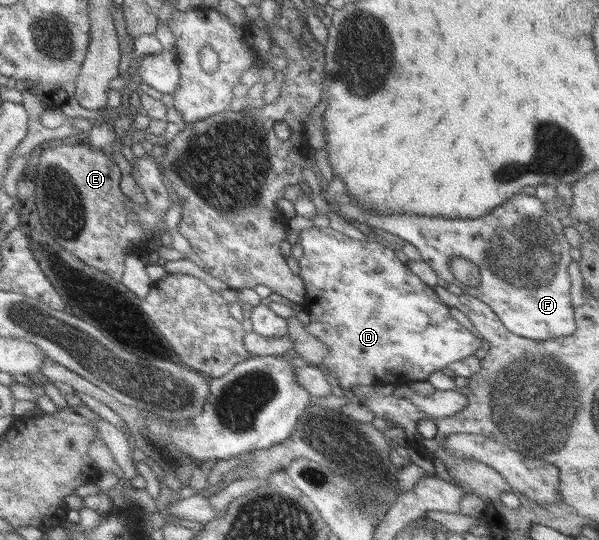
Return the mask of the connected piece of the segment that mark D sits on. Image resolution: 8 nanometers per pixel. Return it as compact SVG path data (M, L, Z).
M329 226L301 231L298 243L303 247L303 256L298 261L298 276L303 281L306 298L302 308L309 316L309 324L304 328L331 349L319 367L334 375L341 388L350 389L355 385L397 387L426 381L431 373L474 355L482 347L481 339L451 316L450 308L441 303L434 289L409 270L408 264L399 260L392 248L369 240L350 239Z

